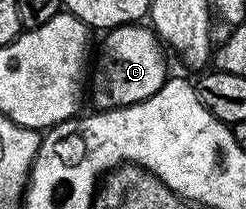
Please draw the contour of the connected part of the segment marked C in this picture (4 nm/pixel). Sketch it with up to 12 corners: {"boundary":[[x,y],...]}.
{"boundary":[[149,26],[109,28],[88,79],[95,108],[136,105],[165,85]]}

